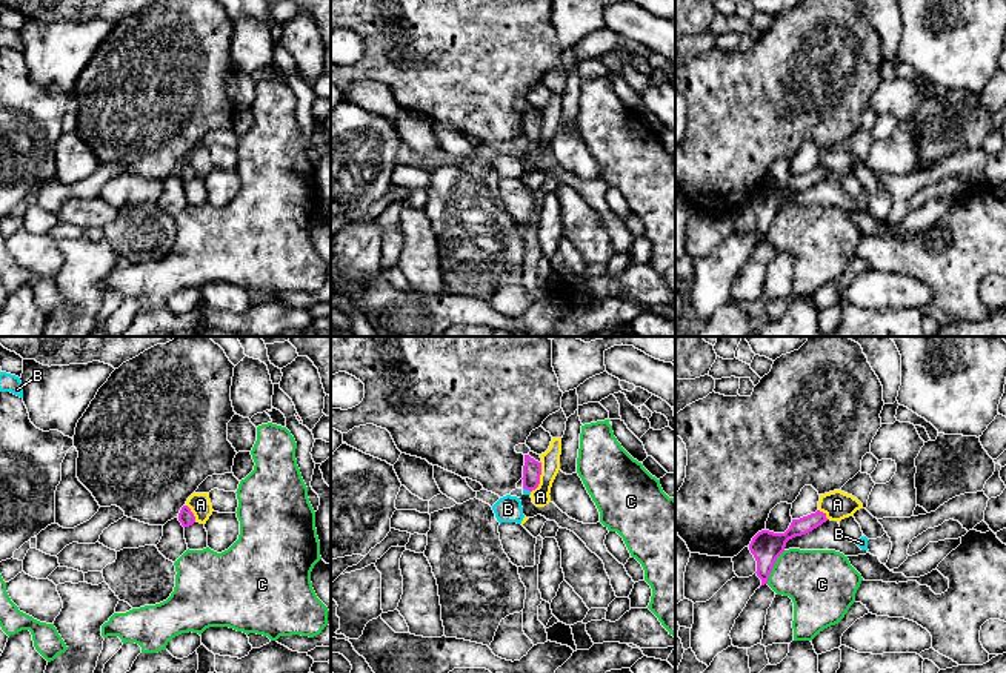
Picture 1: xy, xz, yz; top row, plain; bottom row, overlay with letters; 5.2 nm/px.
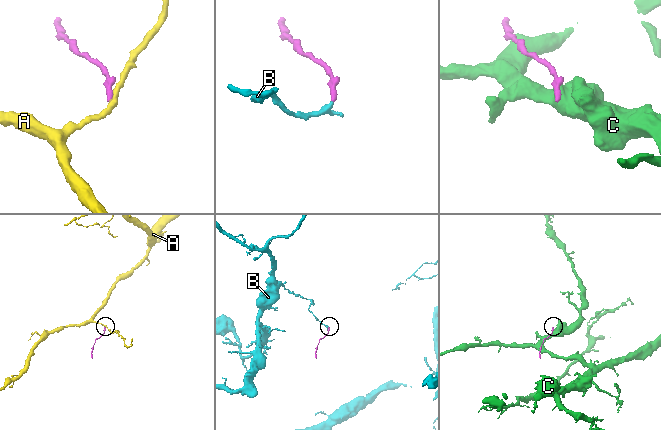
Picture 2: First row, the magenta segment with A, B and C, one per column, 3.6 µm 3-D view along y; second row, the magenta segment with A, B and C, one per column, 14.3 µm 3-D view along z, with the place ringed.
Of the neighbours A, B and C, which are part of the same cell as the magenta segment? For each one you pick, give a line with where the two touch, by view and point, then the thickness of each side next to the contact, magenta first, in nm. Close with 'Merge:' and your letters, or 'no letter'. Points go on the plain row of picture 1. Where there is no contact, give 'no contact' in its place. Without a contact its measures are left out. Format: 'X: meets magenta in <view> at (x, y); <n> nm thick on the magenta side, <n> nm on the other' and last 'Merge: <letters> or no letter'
B: meets magenta in xz at (526, 145); 100 nm thick on the magenta side, 30 nm on the other
Merge: B

